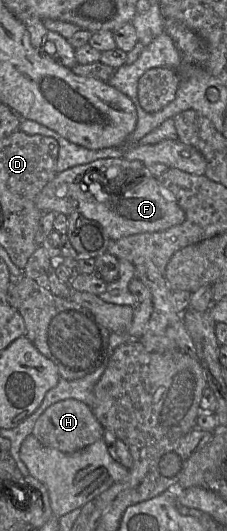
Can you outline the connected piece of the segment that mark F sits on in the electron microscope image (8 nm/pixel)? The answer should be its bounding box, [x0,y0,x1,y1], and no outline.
[36,157,185,241]

